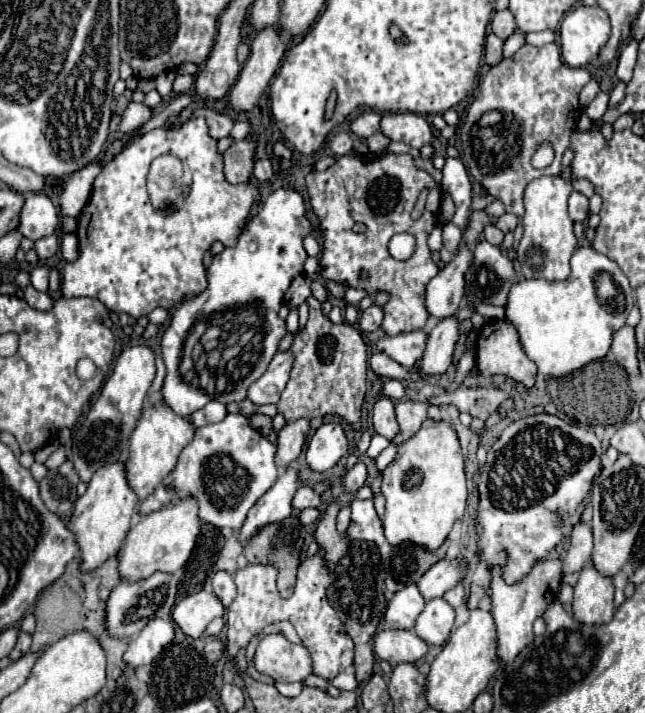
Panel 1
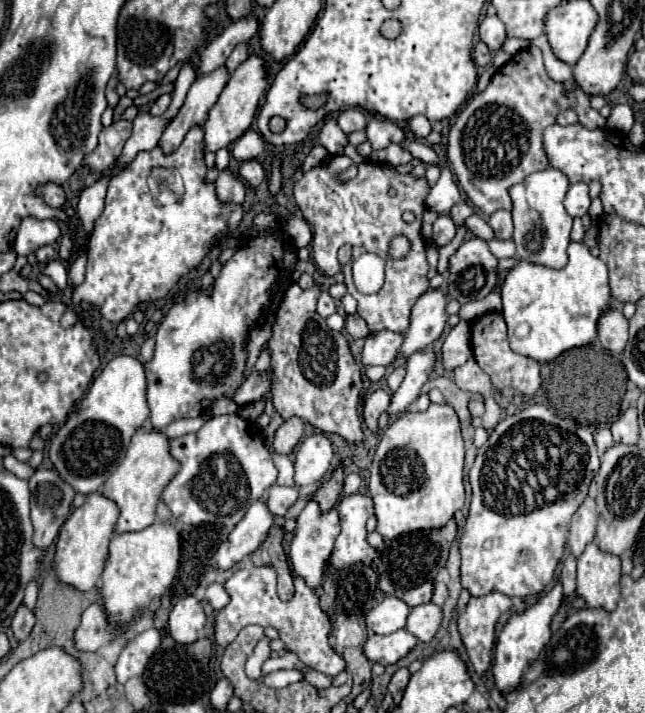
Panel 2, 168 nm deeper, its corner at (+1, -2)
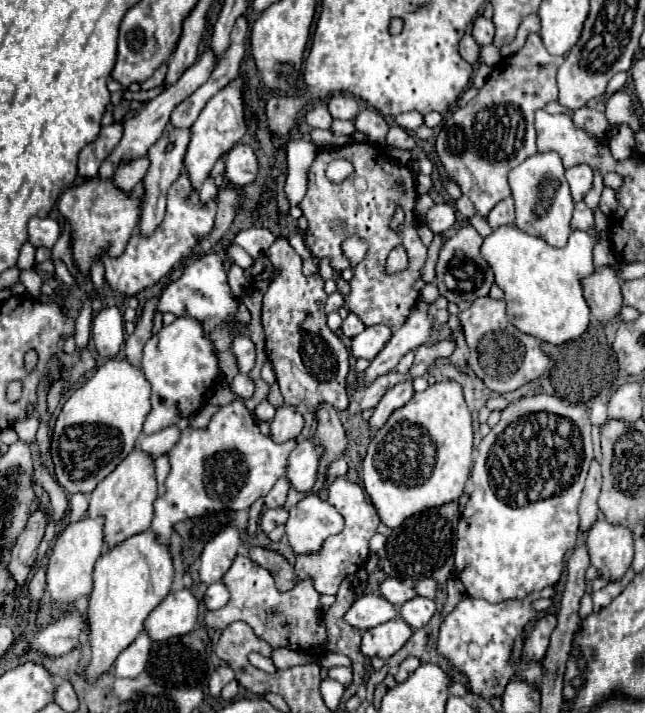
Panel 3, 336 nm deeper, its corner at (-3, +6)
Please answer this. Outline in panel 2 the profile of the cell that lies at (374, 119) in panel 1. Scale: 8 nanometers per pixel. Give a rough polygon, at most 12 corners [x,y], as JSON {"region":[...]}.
{"region":[[358,108],[340,112],[336,122],[346,134],[366,128]]}

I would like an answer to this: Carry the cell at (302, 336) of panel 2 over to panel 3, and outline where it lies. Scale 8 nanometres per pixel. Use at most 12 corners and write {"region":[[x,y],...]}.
{"region":[[286,238],[264,296],[284,402],[346,410],[350,352],[326,324],[324,278]]}

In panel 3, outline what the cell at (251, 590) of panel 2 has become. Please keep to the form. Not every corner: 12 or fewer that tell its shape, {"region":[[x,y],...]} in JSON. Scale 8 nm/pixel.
{"region":[[238,554],[208,628],[242,620],[272,648],[326,644],[320,594],[304,578],[282,594],[266,568]]}

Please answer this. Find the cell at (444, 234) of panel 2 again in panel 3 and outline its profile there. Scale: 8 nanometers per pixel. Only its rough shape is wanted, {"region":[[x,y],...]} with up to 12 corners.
{"region":[[446,202],[434,204],[426,226],[442,234],[456,222],[456,212]]}

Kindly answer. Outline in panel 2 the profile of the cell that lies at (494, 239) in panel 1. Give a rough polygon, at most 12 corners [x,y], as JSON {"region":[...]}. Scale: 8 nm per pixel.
{"region":[[478,214],[466,218],[466,228],[482,240],[492,240],[494,232]]}

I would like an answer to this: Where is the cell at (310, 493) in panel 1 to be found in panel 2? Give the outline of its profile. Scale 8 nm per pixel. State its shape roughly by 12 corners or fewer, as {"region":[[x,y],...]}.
{"region":[[270,486],[264,494],[272,514],[284,516],[298,500],[294,486]]}

